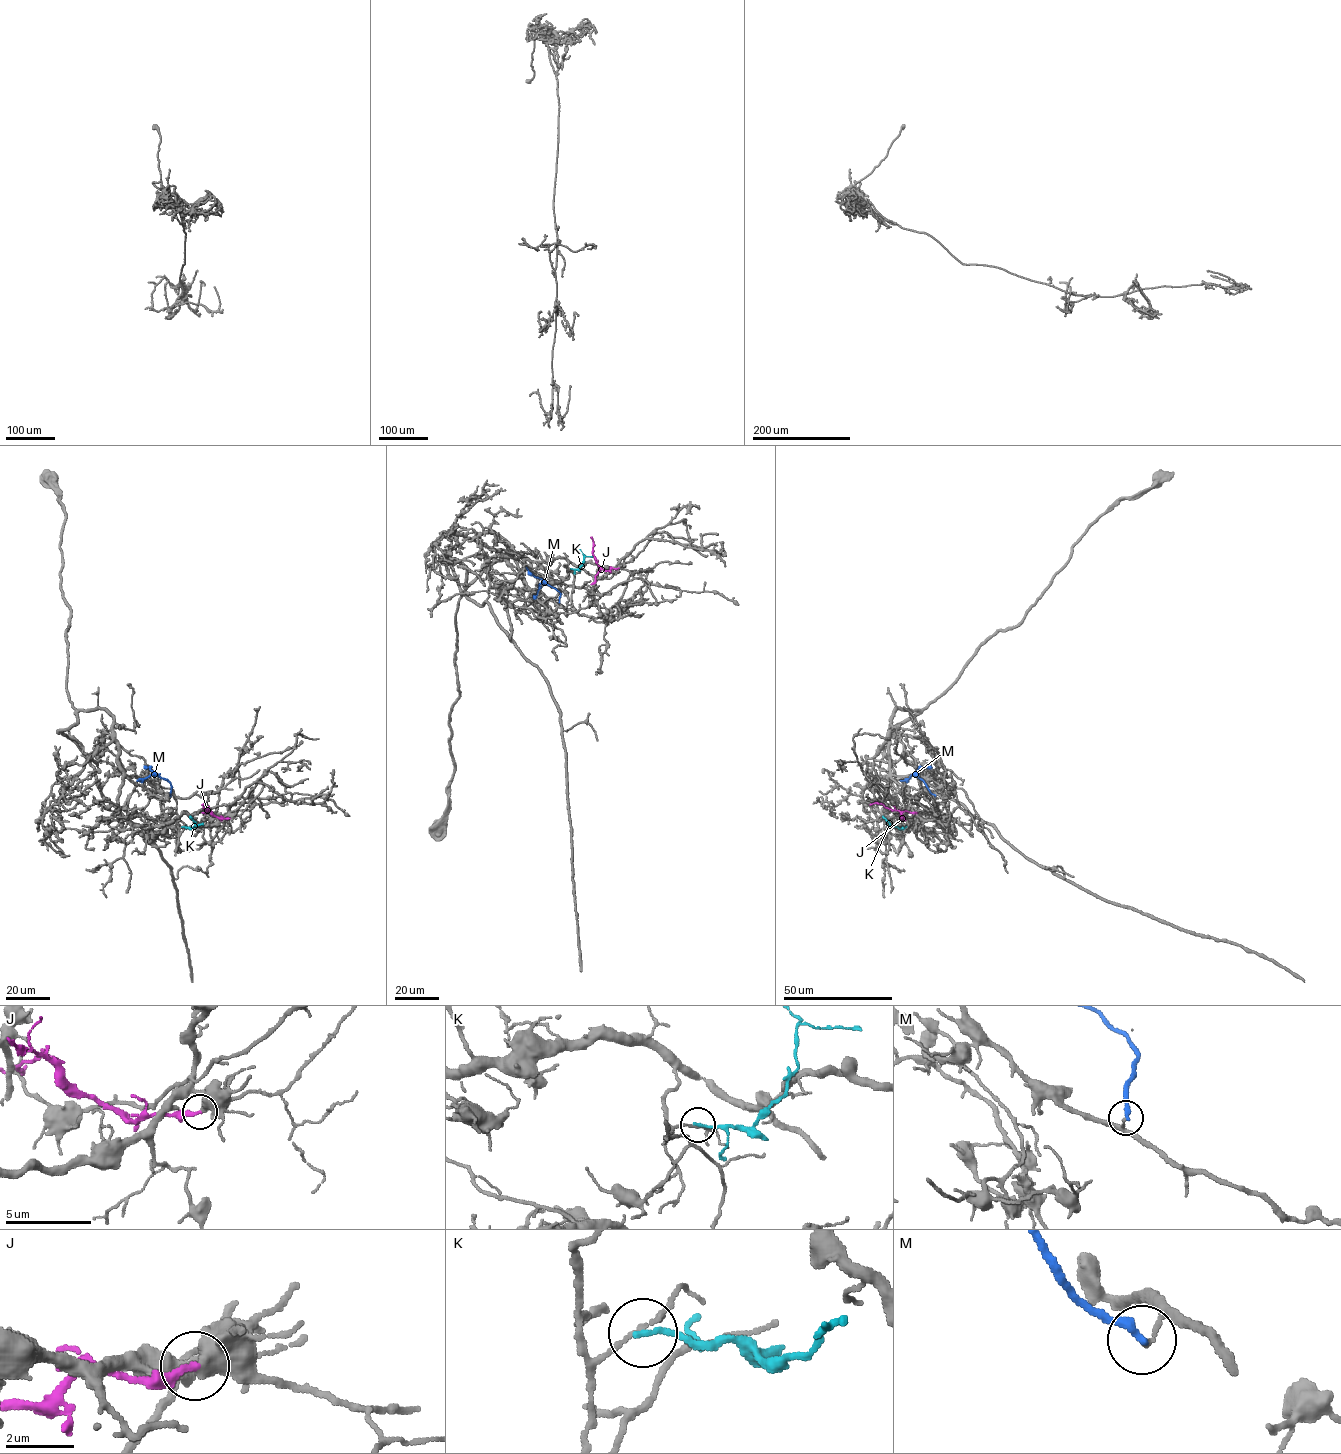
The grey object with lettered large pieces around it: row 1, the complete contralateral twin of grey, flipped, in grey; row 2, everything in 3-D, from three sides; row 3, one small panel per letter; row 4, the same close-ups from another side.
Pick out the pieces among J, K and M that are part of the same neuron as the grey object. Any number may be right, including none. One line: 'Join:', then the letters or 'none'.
Join: none

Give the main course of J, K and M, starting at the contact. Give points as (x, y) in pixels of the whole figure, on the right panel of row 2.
J: (901, 818), (903, 817), (897, 810), (876, 802), (870, 805)
K: (902, 827), (891, 826), (884, 818)
M: (935, 795), (917, 776), (900, 780)

